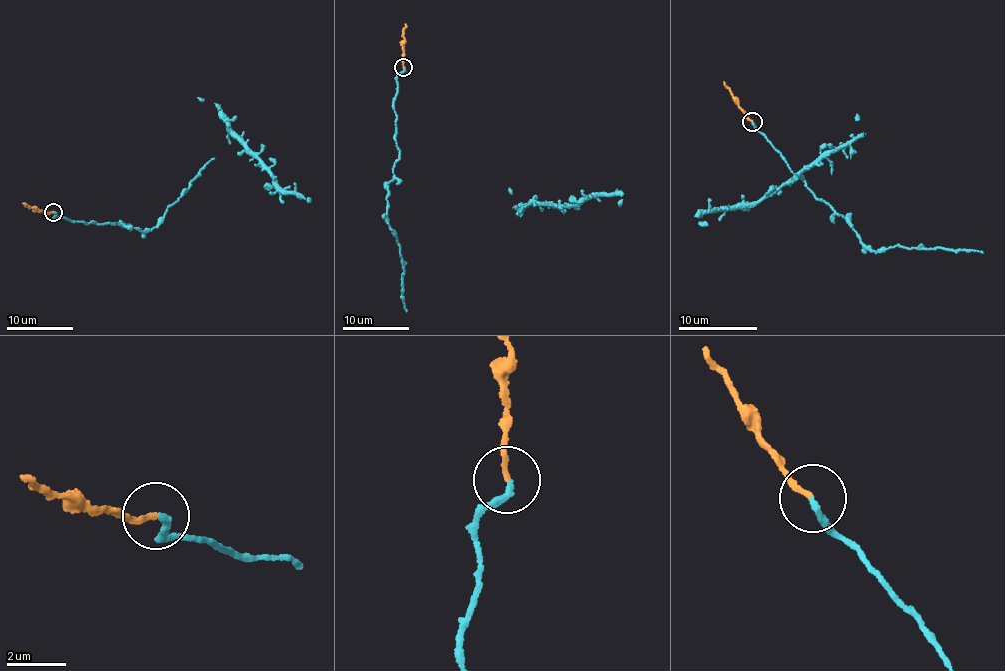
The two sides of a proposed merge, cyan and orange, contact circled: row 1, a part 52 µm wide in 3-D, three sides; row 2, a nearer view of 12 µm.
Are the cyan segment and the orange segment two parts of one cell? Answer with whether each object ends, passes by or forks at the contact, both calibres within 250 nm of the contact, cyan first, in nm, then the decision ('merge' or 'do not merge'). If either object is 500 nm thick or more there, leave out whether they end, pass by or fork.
cyan ends there; orange ends there; 220 nm thick on the cyan side, 180 nm on the other; merge

